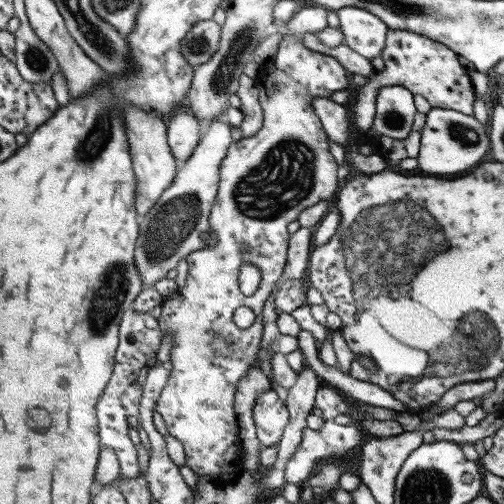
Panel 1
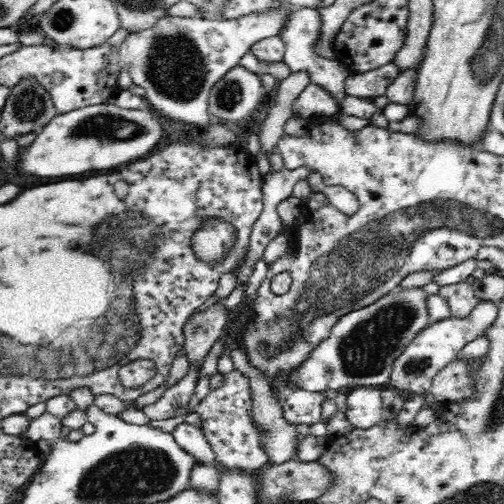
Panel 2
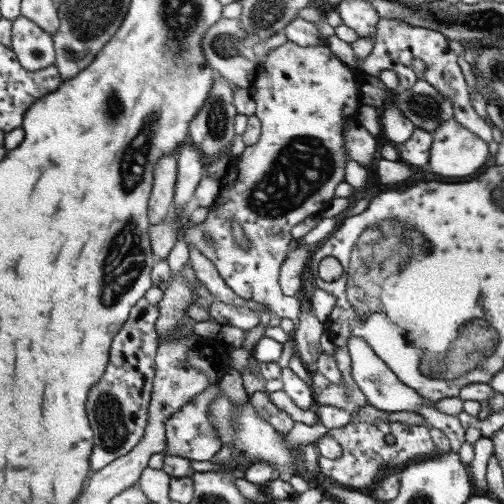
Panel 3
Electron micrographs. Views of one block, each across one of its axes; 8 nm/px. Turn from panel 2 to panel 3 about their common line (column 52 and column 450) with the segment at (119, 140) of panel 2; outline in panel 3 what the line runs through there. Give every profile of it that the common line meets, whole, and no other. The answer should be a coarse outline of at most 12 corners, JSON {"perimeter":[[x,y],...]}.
{"perimeter":[[457,120],[433,132],[429,170],[469,176],[487,142]]}

